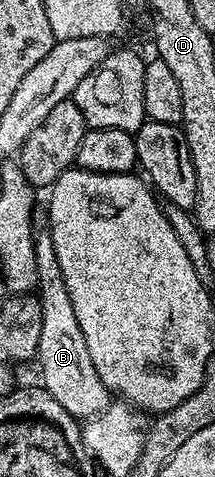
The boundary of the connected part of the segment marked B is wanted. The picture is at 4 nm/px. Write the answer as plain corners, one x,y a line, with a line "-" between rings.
36,230
33,241
33,257
37,259
37,298
41,305
41,341
39,342
39,375
44,391
50,393
53,401
65,409
65,413
74,419
86,421
100,415
113,401
112,392
97,377
97,369
93,369
93,357
89,357
89,345
85,345
85,333
81,333
81,325
77,325
77,313
73,313
73,301
69,297
69,289
65,289
65,277
61,274
61,265
57,265
57,249
53,249
53,237
50,230

